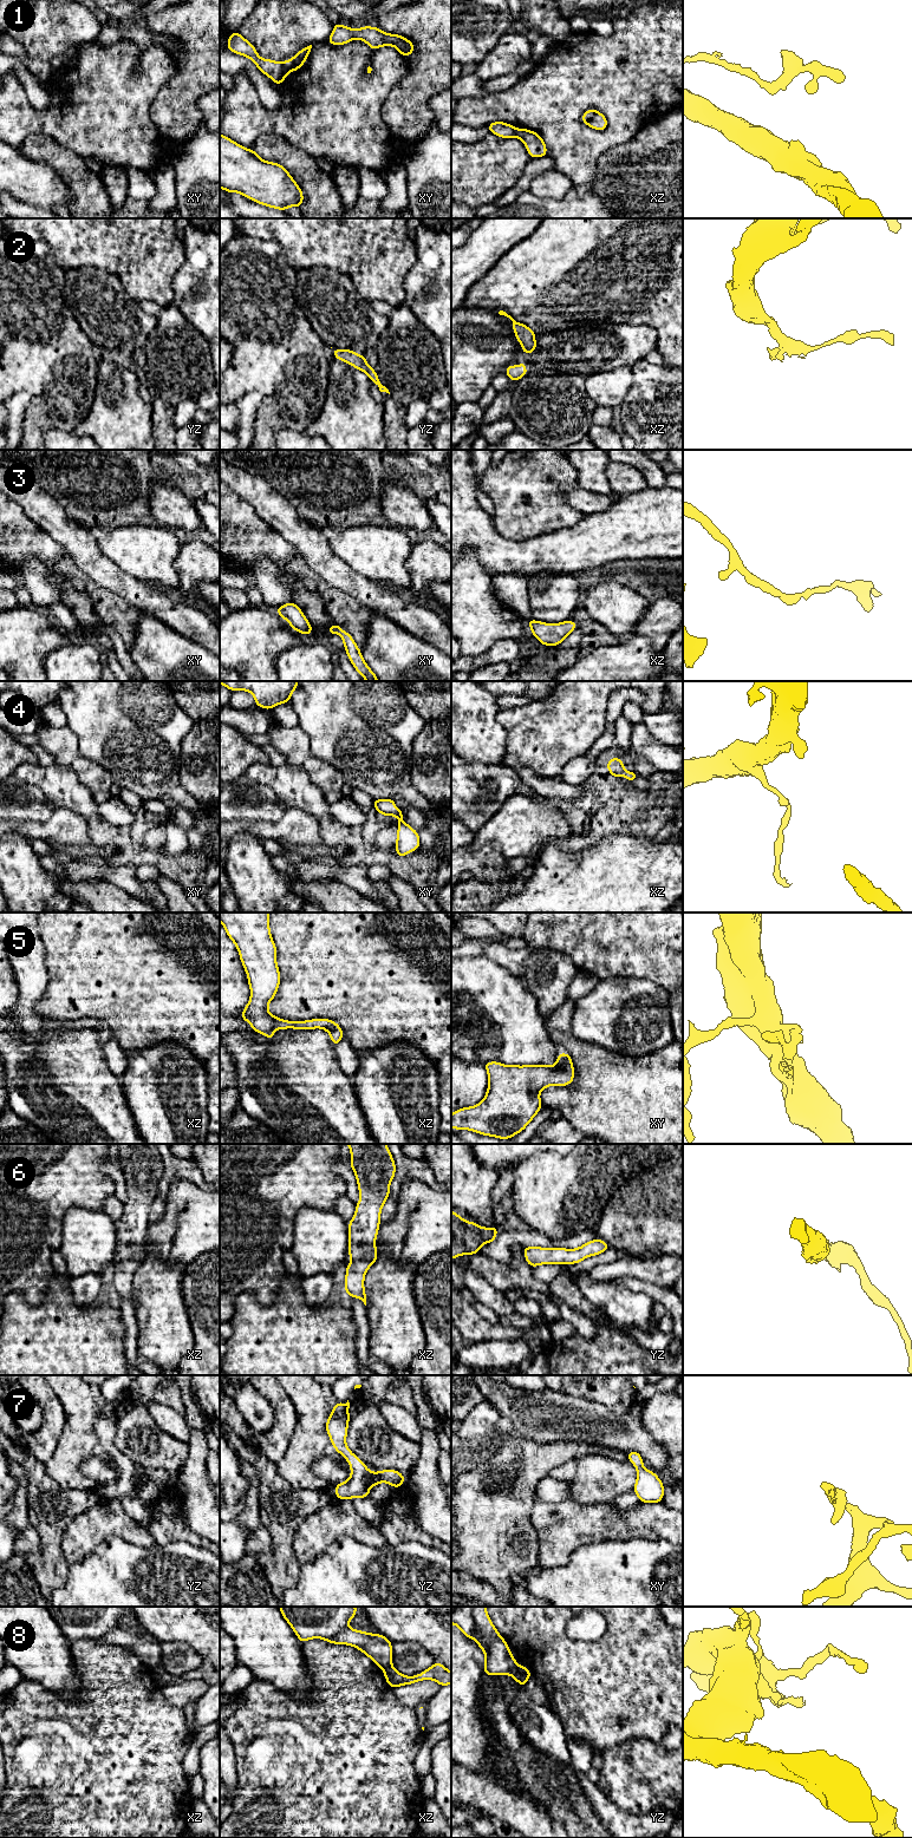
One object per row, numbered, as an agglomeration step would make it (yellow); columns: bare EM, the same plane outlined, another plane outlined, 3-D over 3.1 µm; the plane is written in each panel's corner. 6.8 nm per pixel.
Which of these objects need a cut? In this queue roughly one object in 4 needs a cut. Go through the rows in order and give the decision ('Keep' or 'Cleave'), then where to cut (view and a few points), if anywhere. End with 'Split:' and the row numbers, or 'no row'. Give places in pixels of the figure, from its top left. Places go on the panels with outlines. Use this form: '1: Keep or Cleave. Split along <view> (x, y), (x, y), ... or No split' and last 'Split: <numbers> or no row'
1: Cleave. Split along xy (282, 63), (288, 71)
2: Keep. No split
3: Keep. No split
4: Keep. No split
5: Keep. No split
6: Keep. No split
7: Keep. No split
8: Cleave. Split along yz (516, 1663), (508, 1674)
Split: 1, 8

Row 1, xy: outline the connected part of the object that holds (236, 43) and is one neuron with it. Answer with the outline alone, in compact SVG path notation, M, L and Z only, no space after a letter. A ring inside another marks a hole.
M234 32L228 37L227 50L249 58L256 67L276 85L281 85L284 79L288 76L284 63L260 58L254 45L246 40L239 32Z

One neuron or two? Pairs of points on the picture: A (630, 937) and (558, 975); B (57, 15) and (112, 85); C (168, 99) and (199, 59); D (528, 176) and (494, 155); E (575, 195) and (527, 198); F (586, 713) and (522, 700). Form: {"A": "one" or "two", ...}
{"A": "two", "B": "two", "C": "one", "D": "two", "E": "one", "F": "two"}

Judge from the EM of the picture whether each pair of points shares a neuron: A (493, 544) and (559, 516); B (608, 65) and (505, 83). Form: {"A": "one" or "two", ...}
{"A": "two", "B": "two"}

